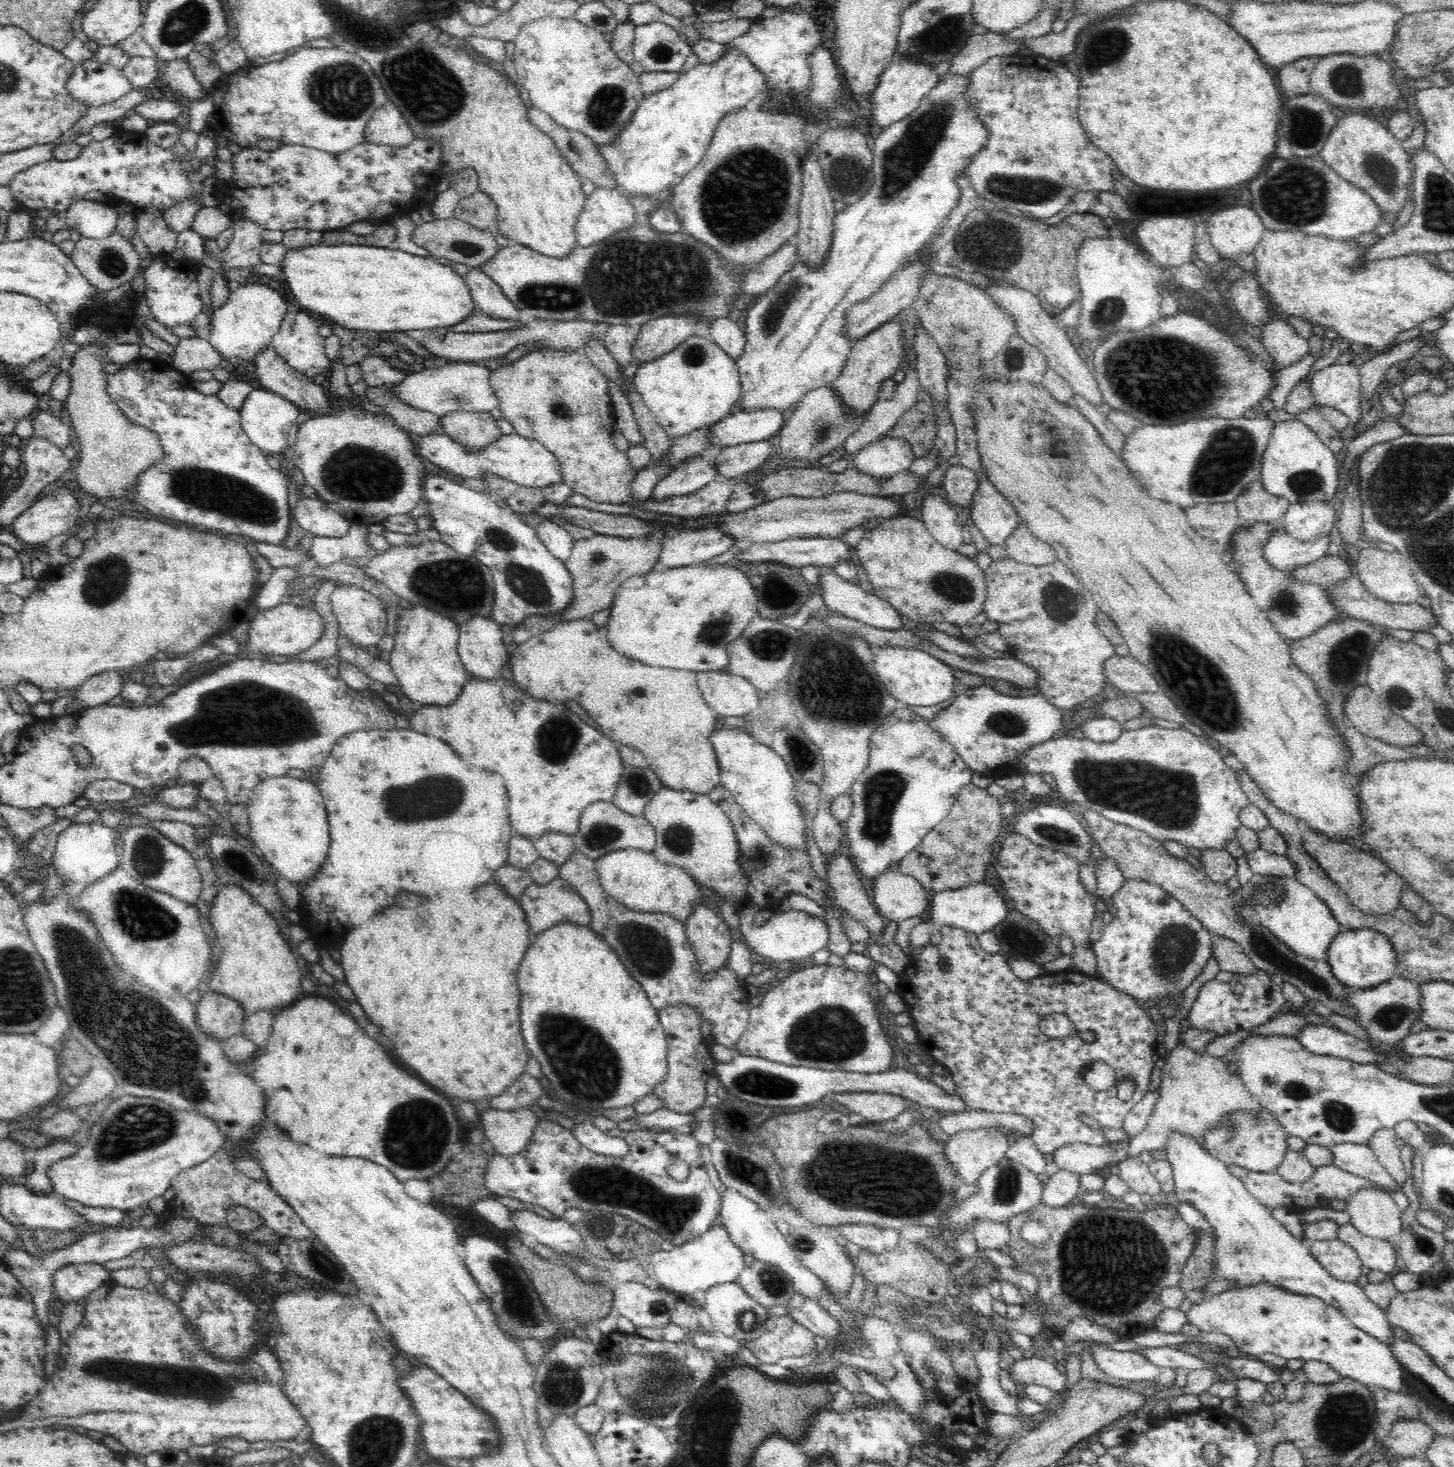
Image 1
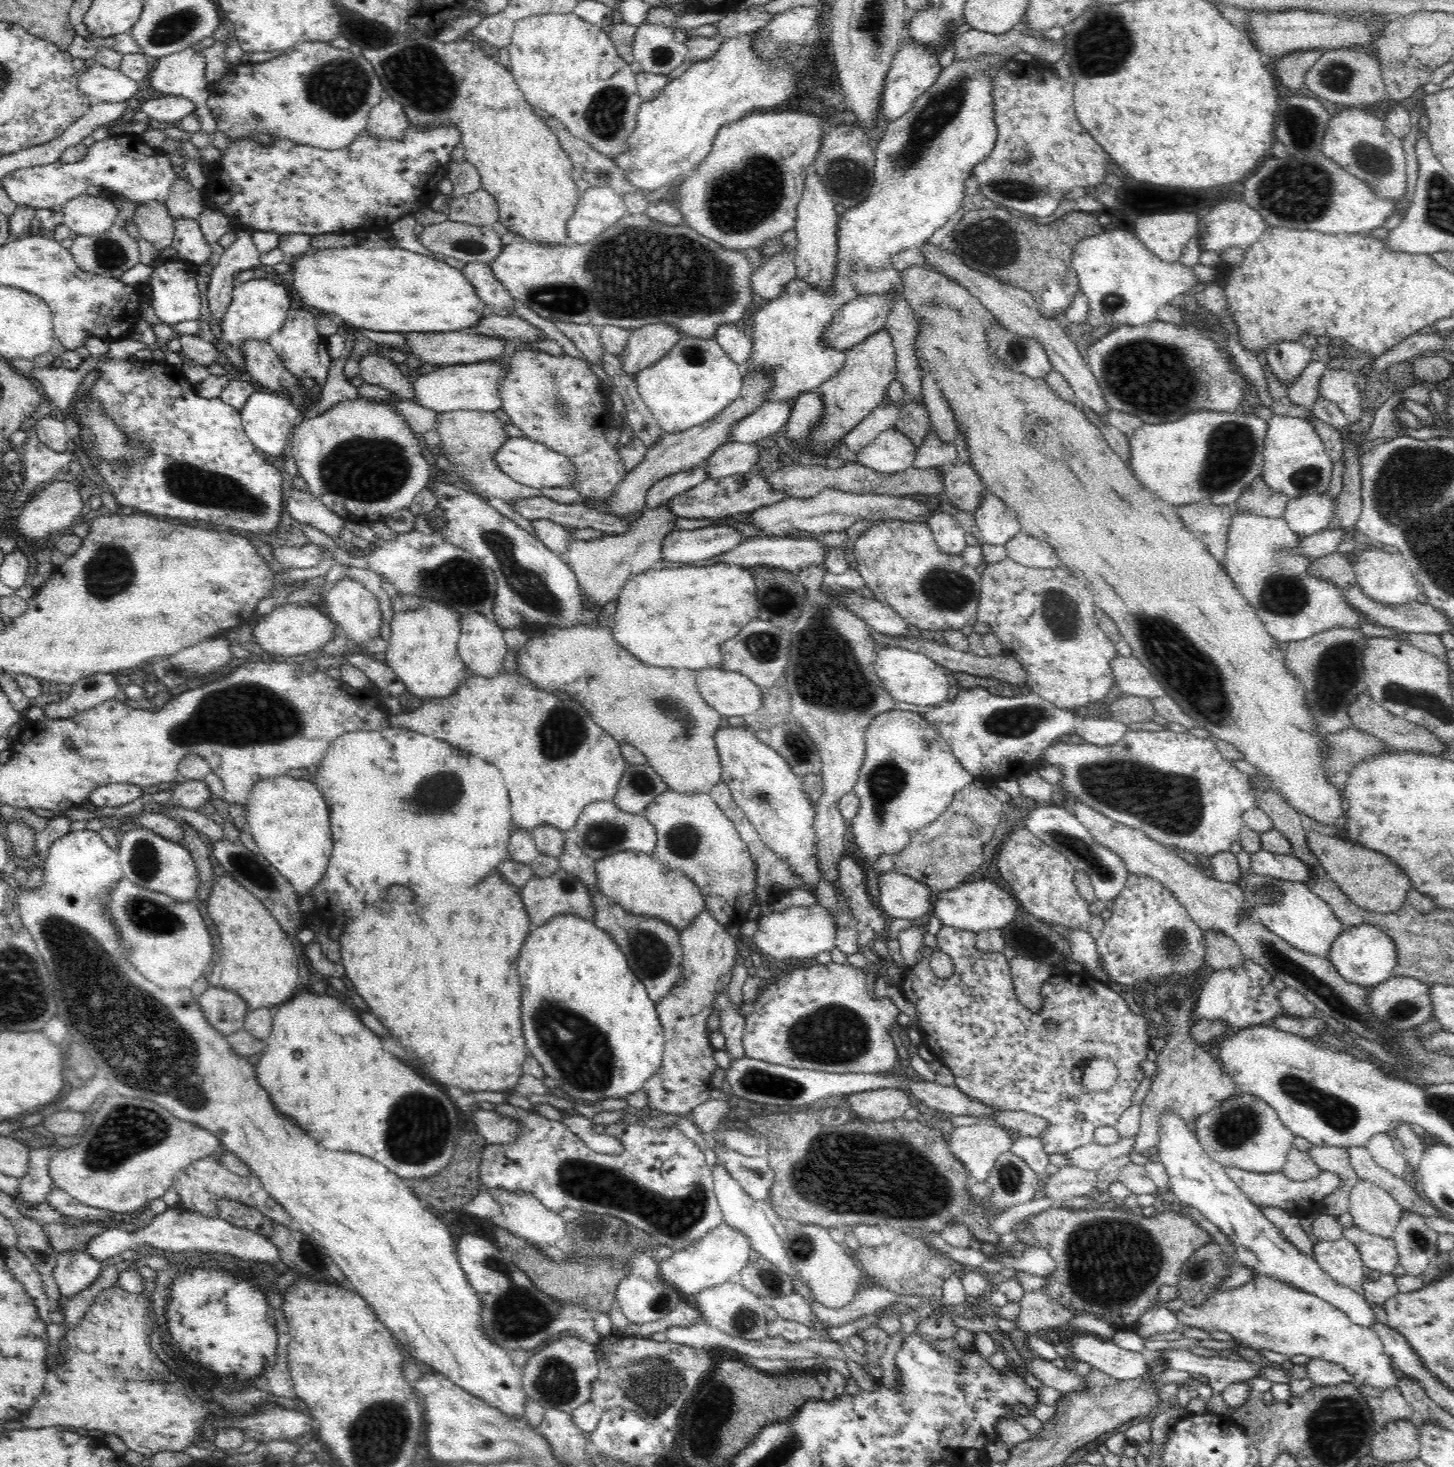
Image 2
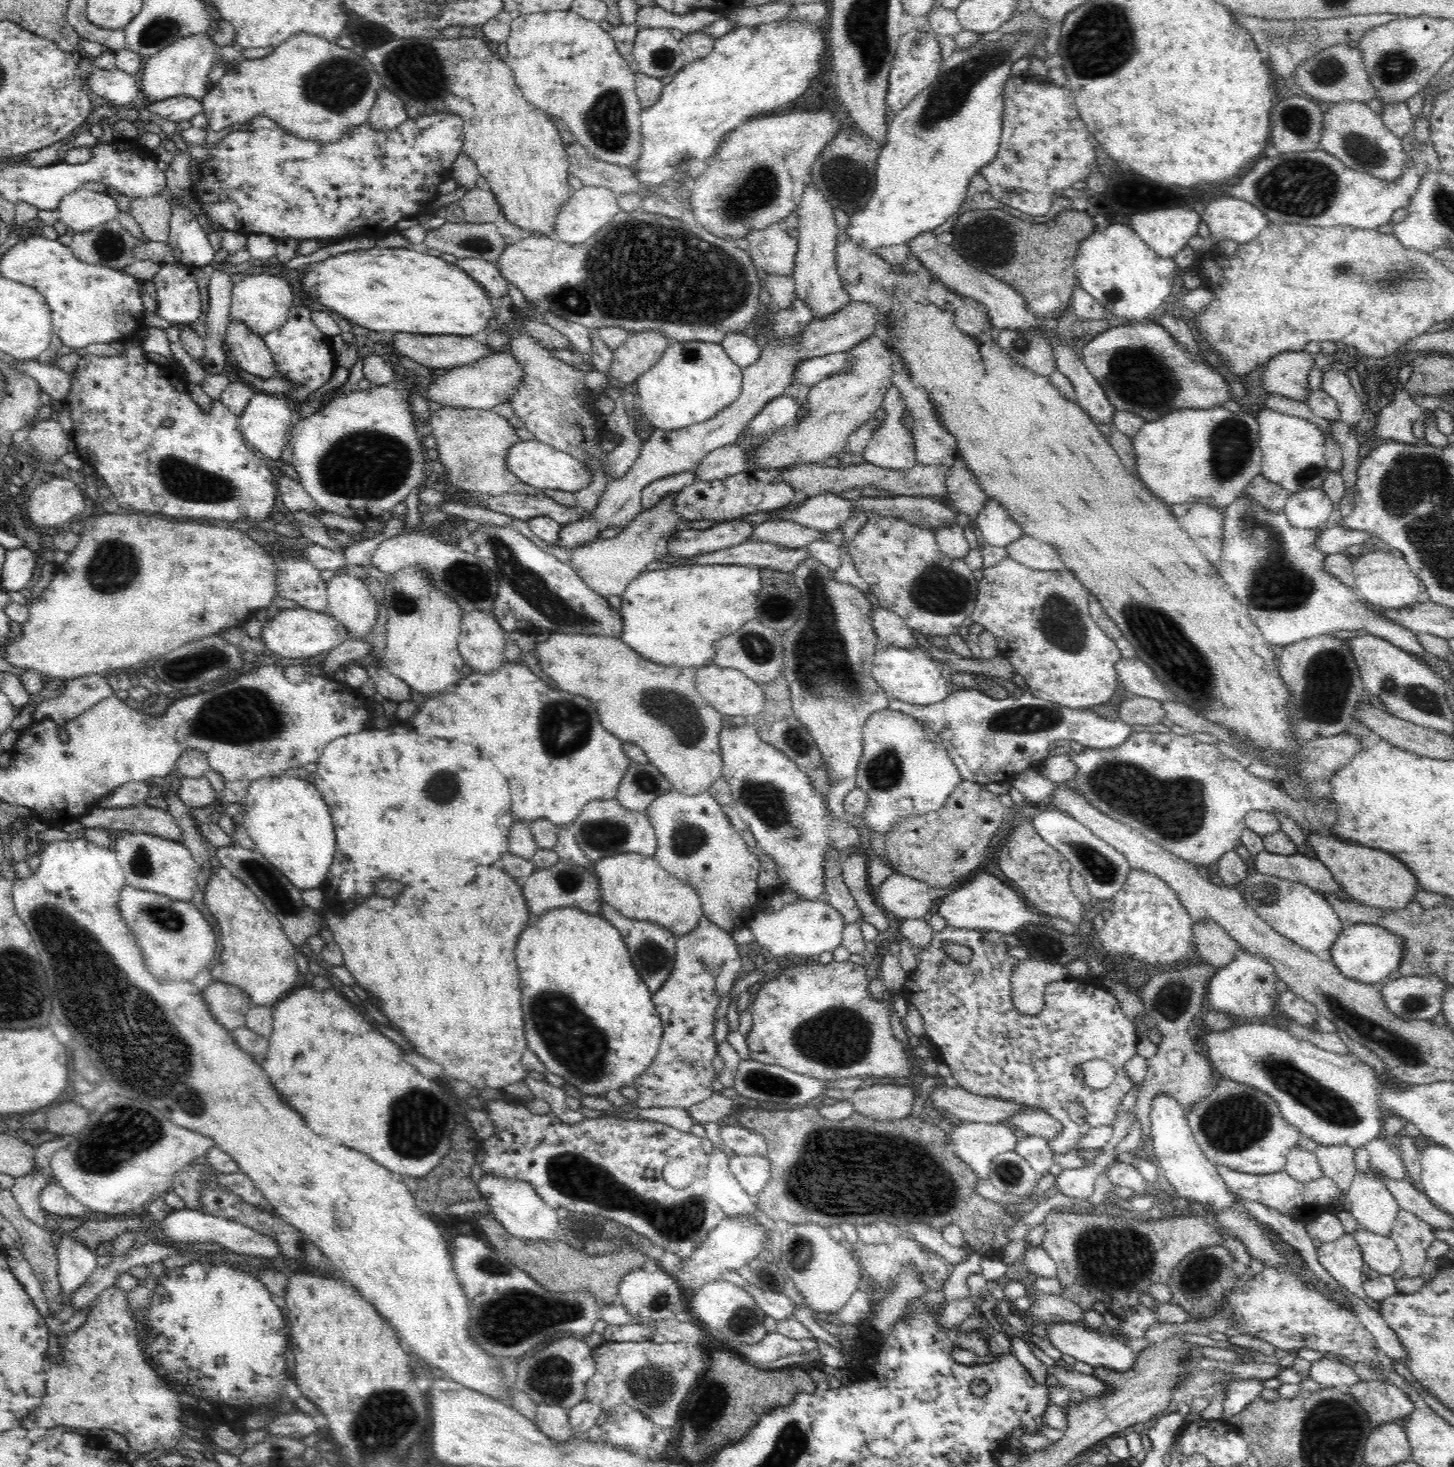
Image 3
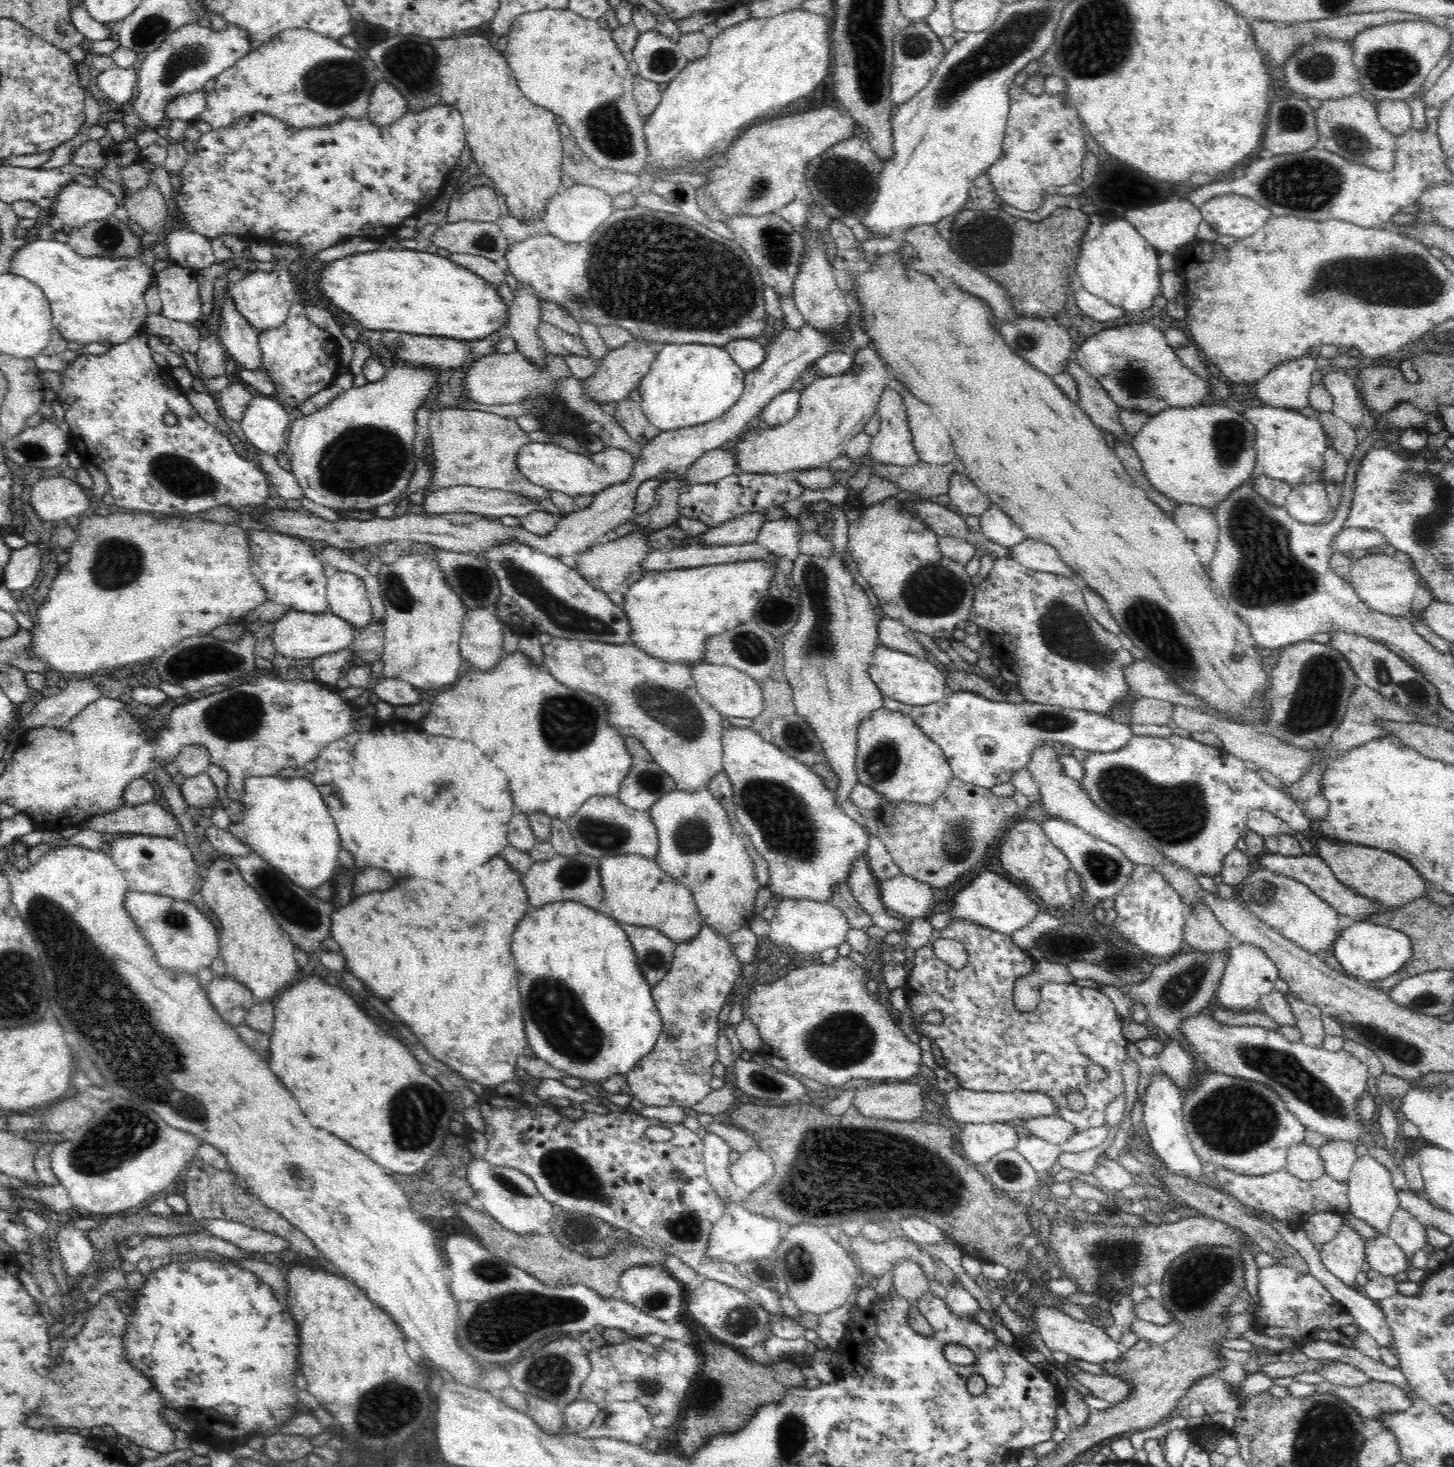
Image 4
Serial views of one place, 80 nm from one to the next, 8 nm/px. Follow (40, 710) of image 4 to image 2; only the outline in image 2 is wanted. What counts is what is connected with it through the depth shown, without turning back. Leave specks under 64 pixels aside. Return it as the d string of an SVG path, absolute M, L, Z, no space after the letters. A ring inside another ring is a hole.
M96 673L80 678L76 684L73 684L68 699L42 707L46 717L70 718L76 713L114 699L120 689L116 674Z

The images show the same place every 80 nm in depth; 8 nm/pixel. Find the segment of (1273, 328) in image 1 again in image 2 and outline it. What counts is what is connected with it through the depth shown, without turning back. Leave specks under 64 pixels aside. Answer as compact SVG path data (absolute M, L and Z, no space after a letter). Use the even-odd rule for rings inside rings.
M1280 341L1268 345L1265 355L1267 364L1280 384L1288 388L1299 379L1312 361L1310 352L1312 349L1304 346L1300 341Z

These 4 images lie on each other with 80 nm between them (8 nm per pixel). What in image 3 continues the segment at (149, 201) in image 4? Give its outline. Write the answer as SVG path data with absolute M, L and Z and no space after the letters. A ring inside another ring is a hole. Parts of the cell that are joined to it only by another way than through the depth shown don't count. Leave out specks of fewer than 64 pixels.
M165 195L132 198L129 210L148 240L168 243L172 211Z

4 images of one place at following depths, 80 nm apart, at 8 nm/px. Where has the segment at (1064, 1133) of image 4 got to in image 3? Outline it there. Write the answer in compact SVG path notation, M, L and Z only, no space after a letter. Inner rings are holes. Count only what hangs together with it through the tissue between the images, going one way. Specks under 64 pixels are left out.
M1020 1111L1002 1123L1024 1130L1028 1137L1037 1136L1046 1140L1054 1138L1063 1129L1061 1122L1044 1111Z

